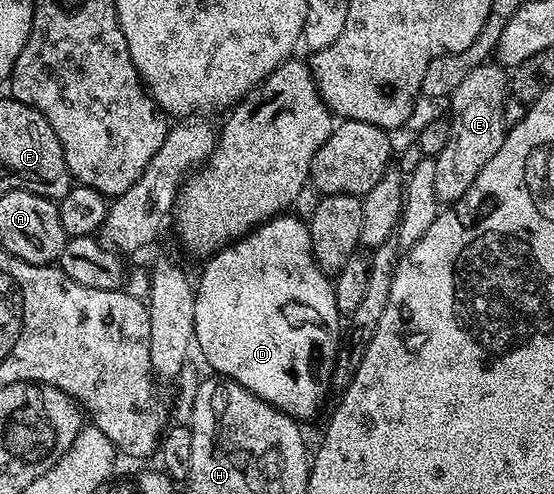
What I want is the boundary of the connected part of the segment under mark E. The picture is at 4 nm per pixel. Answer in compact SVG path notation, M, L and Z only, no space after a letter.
M493 62L485 63L472 69L449 99L453 116L448 119L451 137L443 152L439 152L435 159L435 196L438 203L458 202L463 192L471 188L475 176L483 172L483 164L487 164L487 160L491 160L491 156L499 152L507 133L503 122L503 108L508 79L504 67Z

